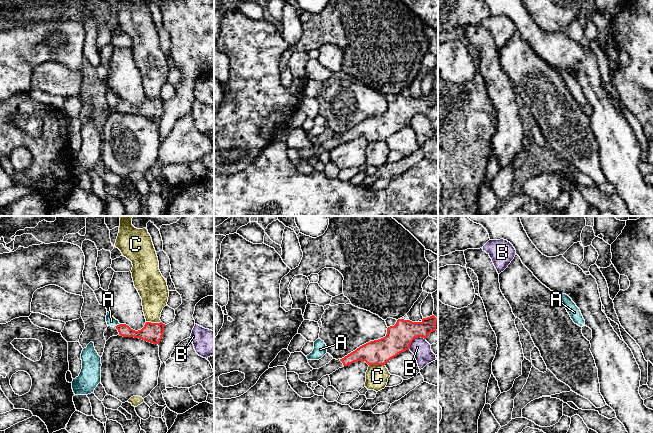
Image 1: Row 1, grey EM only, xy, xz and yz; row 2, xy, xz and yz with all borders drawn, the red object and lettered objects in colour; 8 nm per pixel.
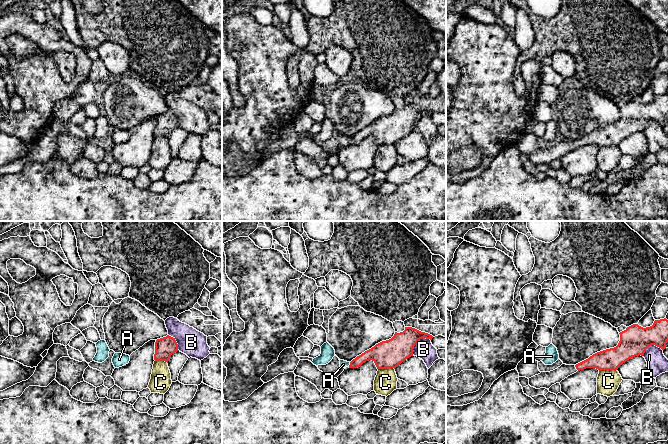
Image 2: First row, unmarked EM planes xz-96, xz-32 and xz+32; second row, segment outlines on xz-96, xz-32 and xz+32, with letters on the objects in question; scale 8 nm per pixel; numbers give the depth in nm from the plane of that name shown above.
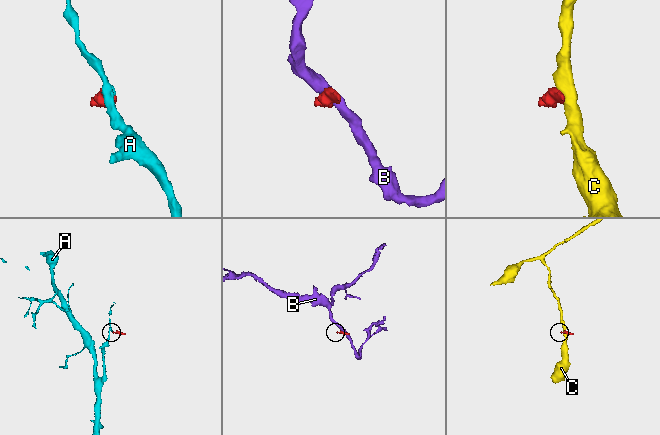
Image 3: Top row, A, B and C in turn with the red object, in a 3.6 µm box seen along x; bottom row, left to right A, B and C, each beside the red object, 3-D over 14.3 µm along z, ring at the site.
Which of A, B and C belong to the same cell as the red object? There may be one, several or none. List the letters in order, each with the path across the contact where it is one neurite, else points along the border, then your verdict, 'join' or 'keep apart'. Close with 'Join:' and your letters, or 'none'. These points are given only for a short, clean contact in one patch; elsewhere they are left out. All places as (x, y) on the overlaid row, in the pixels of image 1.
A: border xy (119, 323), (115, 326); keep apart
B: keep apart
C: border xz (384, 364), (371, 364), (369, 366); keep apart
Join: none

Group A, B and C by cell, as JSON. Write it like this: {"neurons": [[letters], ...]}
{"neurons": [["A"], ["B"], ["C"]]}

